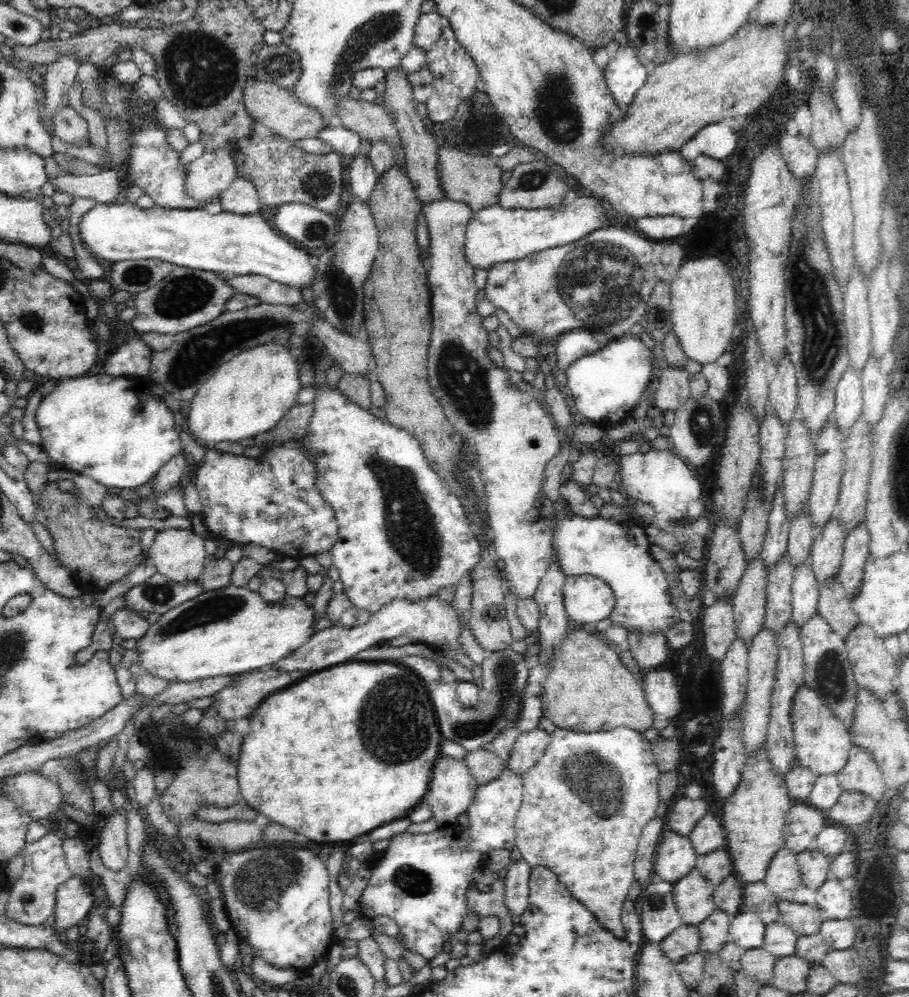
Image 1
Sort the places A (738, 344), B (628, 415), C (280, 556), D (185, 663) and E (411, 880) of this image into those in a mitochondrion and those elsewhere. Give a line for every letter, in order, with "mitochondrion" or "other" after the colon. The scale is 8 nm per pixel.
A: other
B: other
C: other
D: other
E: mitochondrion

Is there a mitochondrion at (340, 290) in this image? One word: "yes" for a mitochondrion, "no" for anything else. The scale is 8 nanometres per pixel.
yes

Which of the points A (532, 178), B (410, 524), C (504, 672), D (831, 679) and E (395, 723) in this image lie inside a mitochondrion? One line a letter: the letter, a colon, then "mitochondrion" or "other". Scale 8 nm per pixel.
A: mitochondrion
B: mitochondrion
C: mitochondrion
D: mitochondrion
E: mitochondrion

